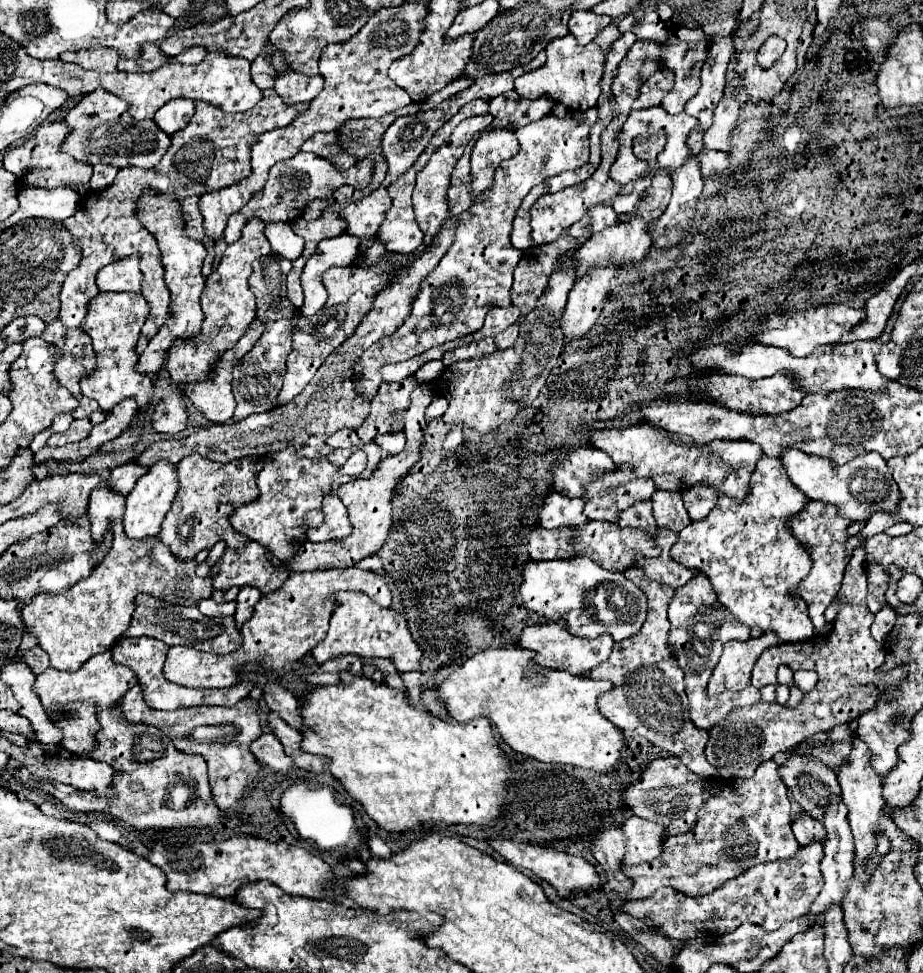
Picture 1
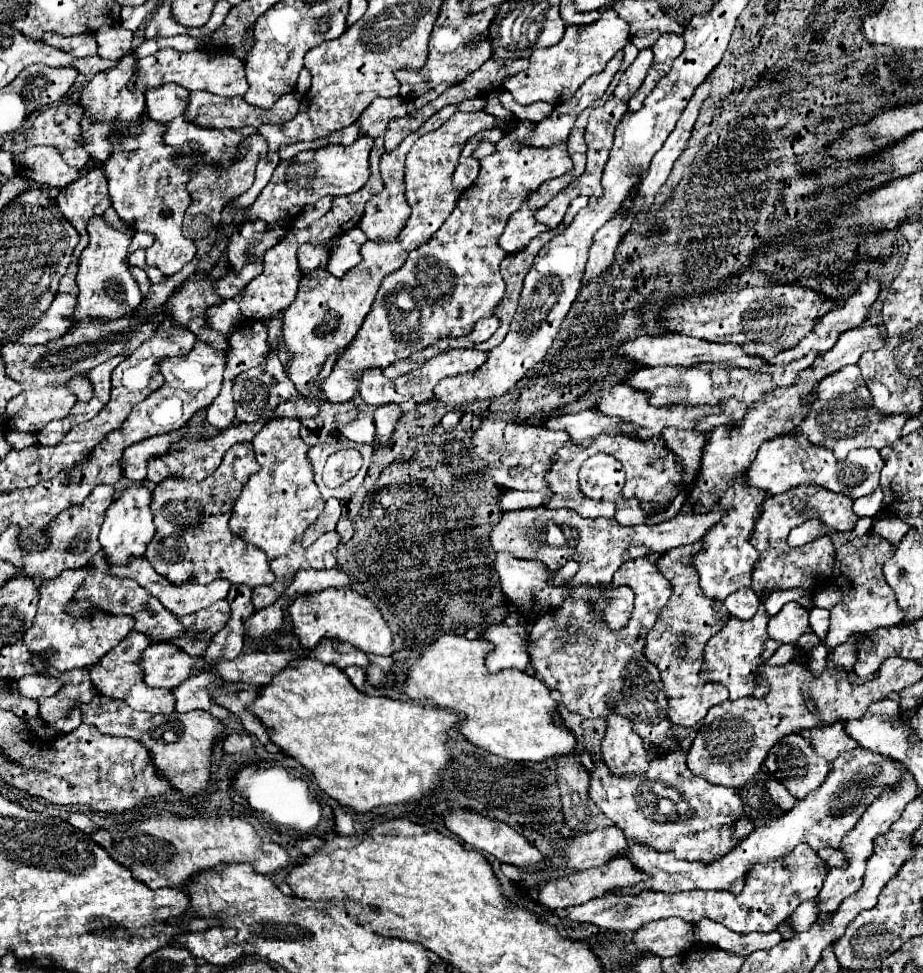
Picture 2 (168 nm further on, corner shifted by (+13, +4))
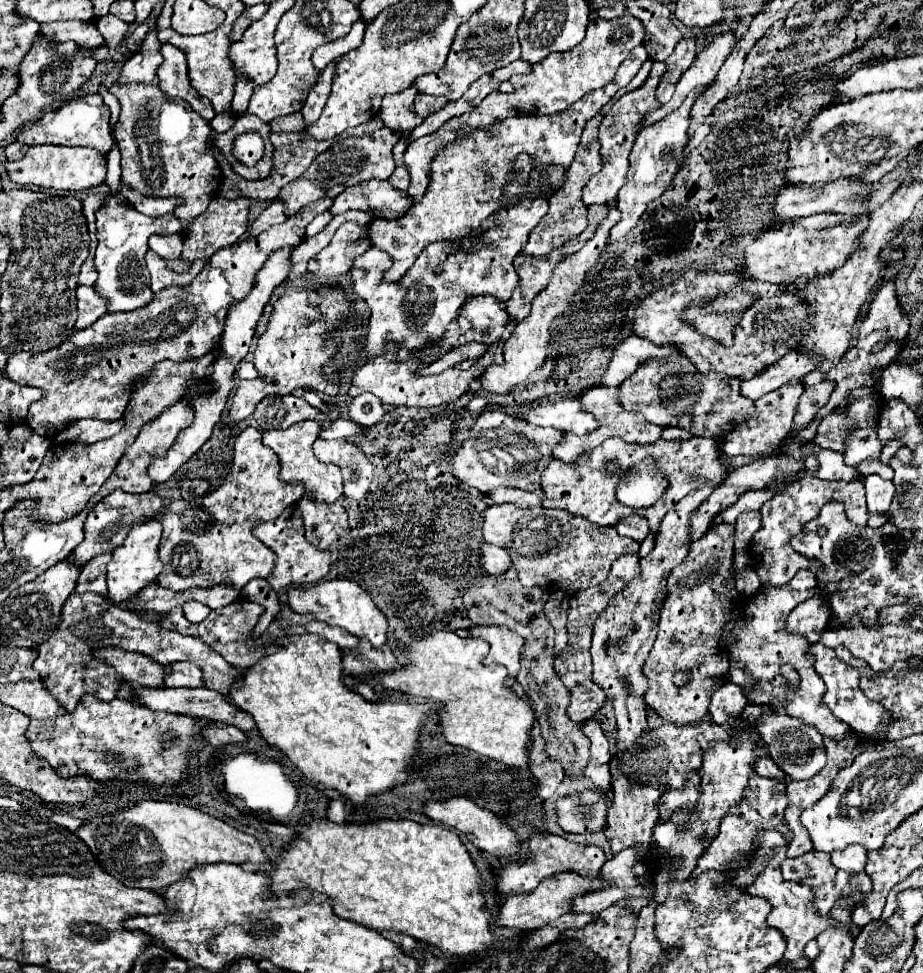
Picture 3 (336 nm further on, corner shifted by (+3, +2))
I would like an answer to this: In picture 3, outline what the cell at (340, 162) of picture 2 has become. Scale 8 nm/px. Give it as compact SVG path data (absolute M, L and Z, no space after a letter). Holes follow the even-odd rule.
M381 127L381 129L377 129L369 135L363 135L363 137L347 137L347 139L337 141L331 149L321 153L301 177L293 179L291 183L287 183L281 189L279 199L285 201L287 213L295 215L303 207L307 207L309 203L313 203L321 197L335 199L339 193L343 193L343 189L351 187L351 185L357 185L359 181L389 179L391 173L395 171L393 147L399 139L401 139L401 133L395 133L393 129Z

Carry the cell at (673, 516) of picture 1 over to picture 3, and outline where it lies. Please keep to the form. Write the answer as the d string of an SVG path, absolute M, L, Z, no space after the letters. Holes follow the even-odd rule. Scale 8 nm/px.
M633 514L627 518L621 518L615 523L617 533L631 537L639 543L645 541L645 537L649 535L648 521L639 515Z

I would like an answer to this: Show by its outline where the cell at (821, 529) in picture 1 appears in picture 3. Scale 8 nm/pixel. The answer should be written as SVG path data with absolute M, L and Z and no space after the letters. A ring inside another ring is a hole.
M807 457L805 469L807 473L803 473L803 481L795 481L795 485L789 483L789 487L779 491L771 501L767 501L761 507L761 515L763 515L761 529L753 535L753 545L751 545L753 565L761 583L783 585L787 583L787 579L793 579L793 575L799 569L809 569L813 573L819 571L819 561L811 561L799 555L797 551L793 551L793 547L789 545L789 539L797 535L805 523L809 523L819 515L819 509L823 507L823 503L839 501L845 505L845 511L851 523L855 525L867 523L867 503L865 503L863 481L823 481L815 477L815 473L811 473L811 469L815 469L815 457Z

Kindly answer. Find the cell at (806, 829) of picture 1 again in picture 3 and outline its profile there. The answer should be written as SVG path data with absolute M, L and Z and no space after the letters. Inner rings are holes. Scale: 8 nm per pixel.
M759 749L759 761L755 761L755 773L761 777L775 777L775 779L785 779L785 773L771 761L769 753Z

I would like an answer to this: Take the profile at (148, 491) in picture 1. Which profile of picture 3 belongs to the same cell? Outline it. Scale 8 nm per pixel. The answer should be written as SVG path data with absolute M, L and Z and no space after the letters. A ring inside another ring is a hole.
M147 521L141 525L133 525L125 543L113 551L113 559L107 565L107 599L111 605L125 605L133 595L137 595L147 585L155 583L159 573L163 571L161 559L157 555L159 539L161 539L161 521Z

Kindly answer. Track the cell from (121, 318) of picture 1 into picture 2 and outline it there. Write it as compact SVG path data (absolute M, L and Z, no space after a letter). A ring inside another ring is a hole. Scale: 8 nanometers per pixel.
M101 217L89 221L87 233L89 233L89 245L83 249L79 257L79 273L77 273L79 295L77 295L77 311L73 313L73 327L77 327L81 319L115 321L121 317L131 317L137 311L139 303L143 301L139 285L131 277L129 265L125 263L125 253L131 243L131 235L107 227L107 223Z

